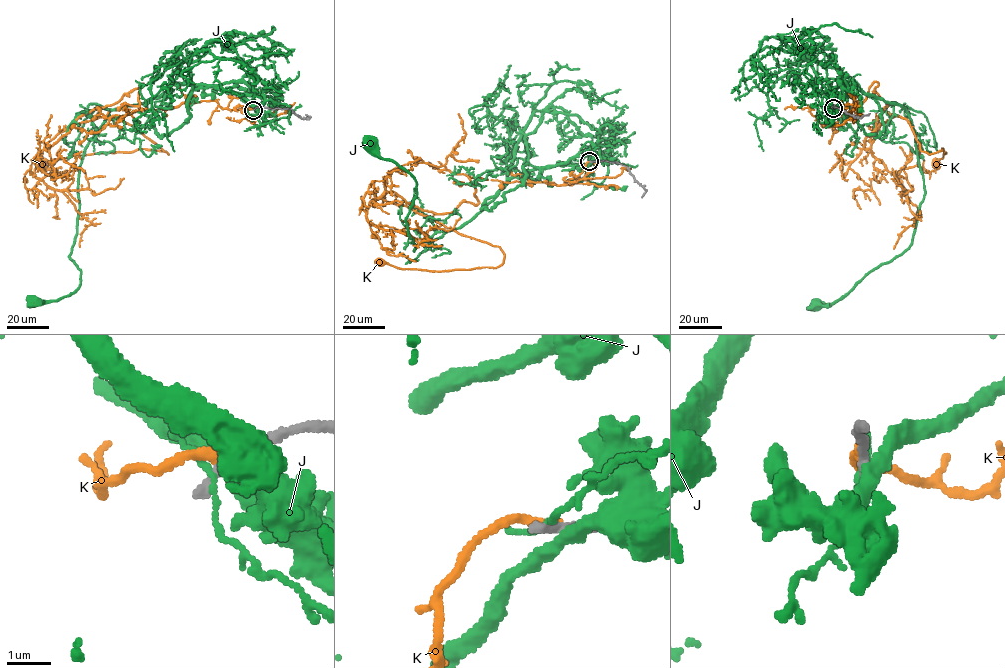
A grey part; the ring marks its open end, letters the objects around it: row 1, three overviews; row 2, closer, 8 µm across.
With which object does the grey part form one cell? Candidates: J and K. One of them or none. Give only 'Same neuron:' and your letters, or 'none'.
Same neuron: none

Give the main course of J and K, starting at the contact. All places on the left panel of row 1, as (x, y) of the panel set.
J: (254, 109), (247, 85), (224, 82), (174, 82), (112, 109), (79, 168), (70, 258), (80, 286), (34, 299)
K: (255, 108), (200, 101), (141, 109), (142, 83), (44, 146), (105, 117), (168, 154), (138, 148), (44, 163)

